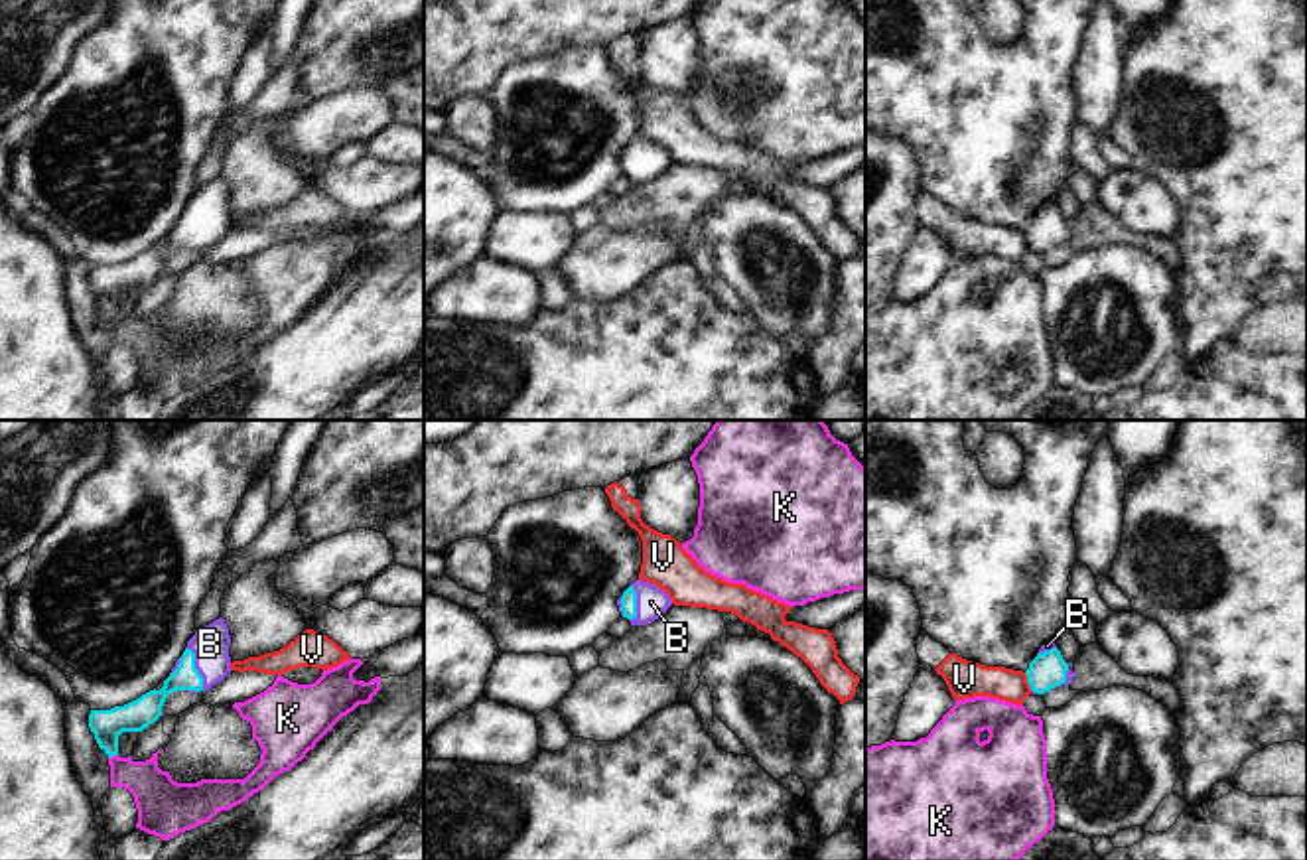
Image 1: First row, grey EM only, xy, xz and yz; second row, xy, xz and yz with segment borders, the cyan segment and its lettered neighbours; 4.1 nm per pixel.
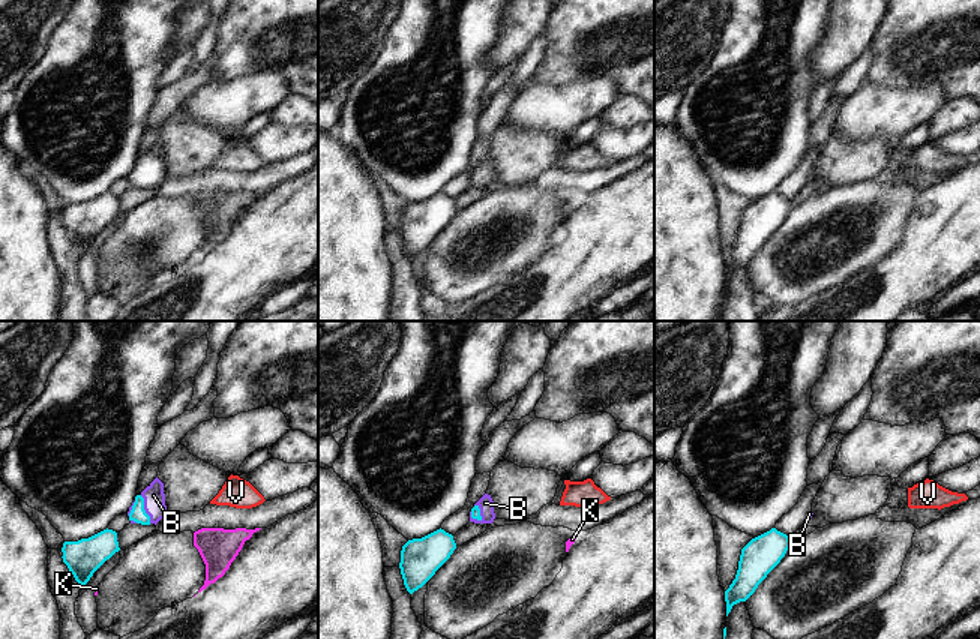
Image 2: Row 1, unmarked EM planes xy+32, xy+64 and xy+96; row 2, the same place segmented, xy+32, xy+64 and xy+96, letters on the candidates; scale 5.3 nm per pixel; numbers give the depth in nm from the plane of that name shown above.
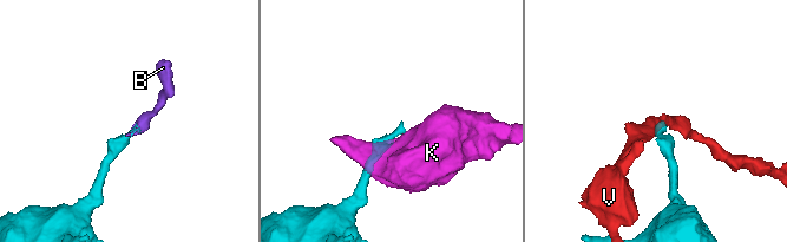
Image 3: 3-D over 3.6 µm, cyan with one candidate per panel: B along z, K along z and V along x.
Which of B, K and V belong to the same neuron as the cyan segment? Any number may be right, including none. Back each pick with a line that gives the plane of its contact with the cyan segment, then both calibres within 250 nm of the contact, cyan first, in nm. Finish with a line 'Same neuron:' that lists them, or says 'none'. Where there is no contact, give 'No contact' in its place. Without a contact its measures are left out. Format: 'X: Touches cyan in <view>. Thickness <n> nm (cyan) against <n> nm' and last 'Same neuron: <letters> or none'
B: Touches cyan in xy. Thickness 110 nm (cyan) against 150 nm
Same neuron: B.

